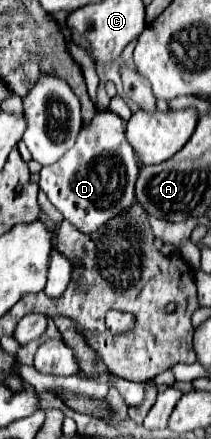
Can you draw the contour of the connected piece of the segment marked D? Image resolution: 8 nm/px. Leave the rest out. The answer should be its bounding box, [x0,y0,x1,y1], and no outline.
[38,111,136,233]

